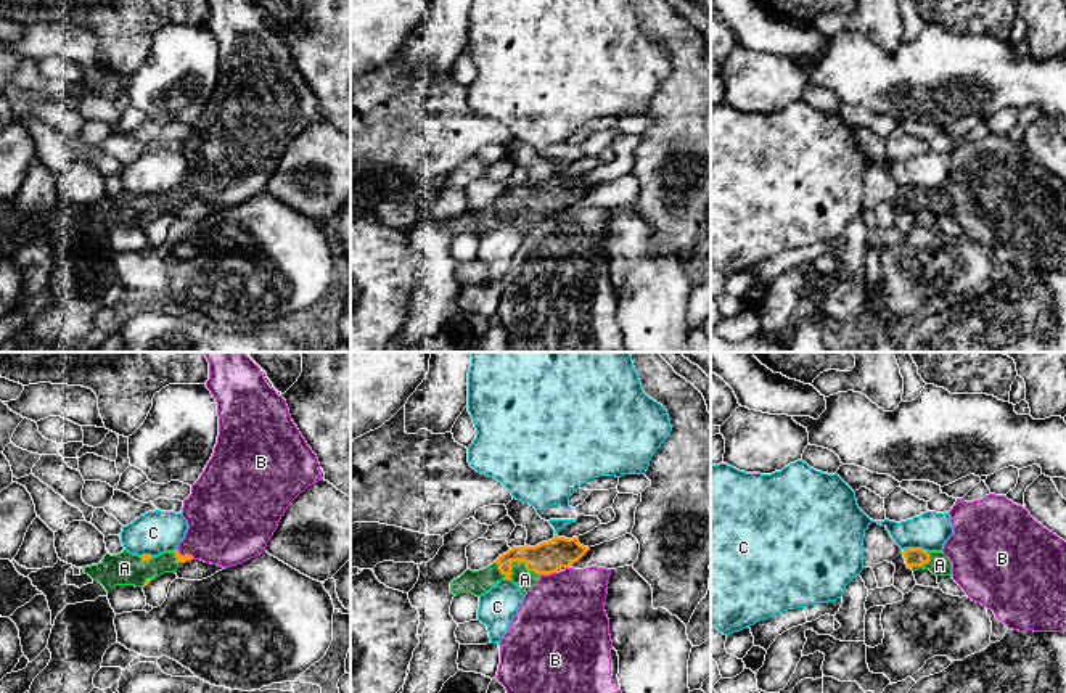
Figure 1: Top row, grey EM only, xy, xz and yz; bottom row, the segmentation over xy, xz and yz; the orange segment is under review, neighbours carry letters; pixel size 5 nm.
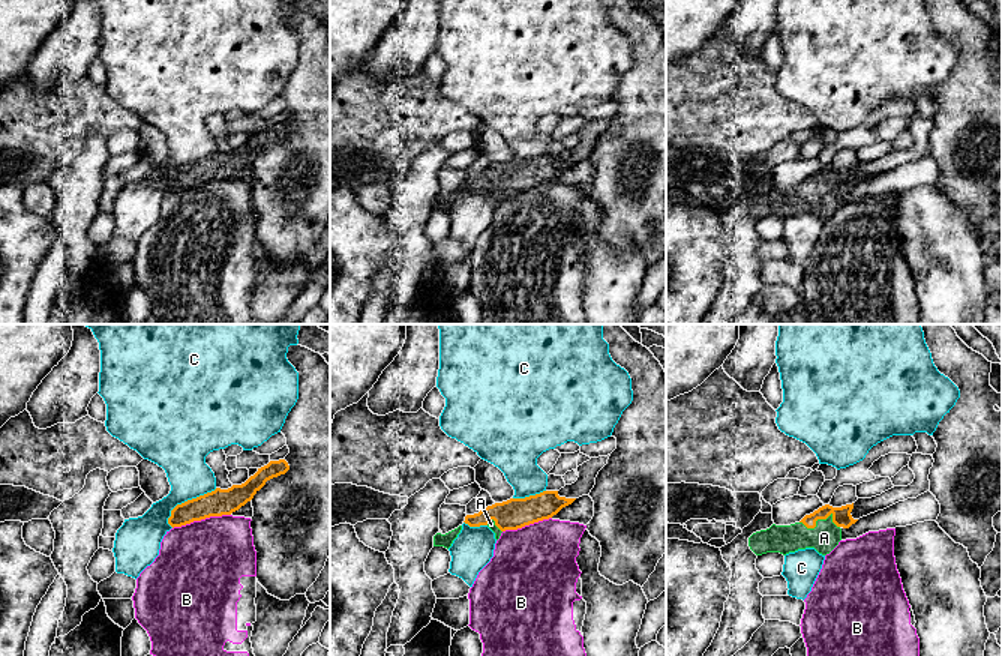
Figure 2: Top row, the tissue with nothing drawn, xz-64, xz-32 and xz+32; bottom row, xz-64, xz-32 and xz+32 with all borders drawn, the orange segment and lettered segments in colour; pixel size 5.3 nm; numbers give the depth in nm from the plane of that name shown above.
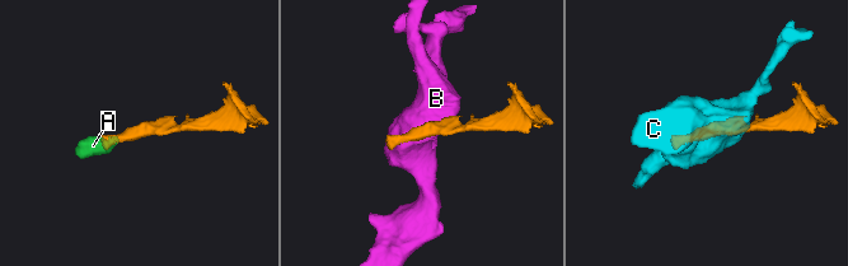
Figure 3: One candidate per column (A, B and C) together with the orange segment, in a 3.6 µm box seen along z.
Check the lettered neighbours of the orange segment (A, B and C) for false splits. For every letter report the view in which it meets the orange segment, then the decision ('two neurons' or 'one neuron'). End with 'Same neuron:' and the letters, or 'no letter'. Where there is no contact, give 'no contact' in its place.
A: meets orange in xz; one neuron
B: meets orange in xz; two neurons
C: meets orange in yz; two neurons
Same neuron: A

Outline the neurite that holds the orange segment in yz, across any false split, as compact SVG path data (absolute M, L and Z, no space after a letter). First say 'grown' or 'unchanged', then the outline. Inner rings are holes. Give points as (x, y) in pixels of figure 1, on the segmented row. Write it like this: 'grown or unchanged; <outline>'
grown; M907 548L902 553L907 568L912 569L913 572L925 568L936 576L952 576L952 561L942 552Z

